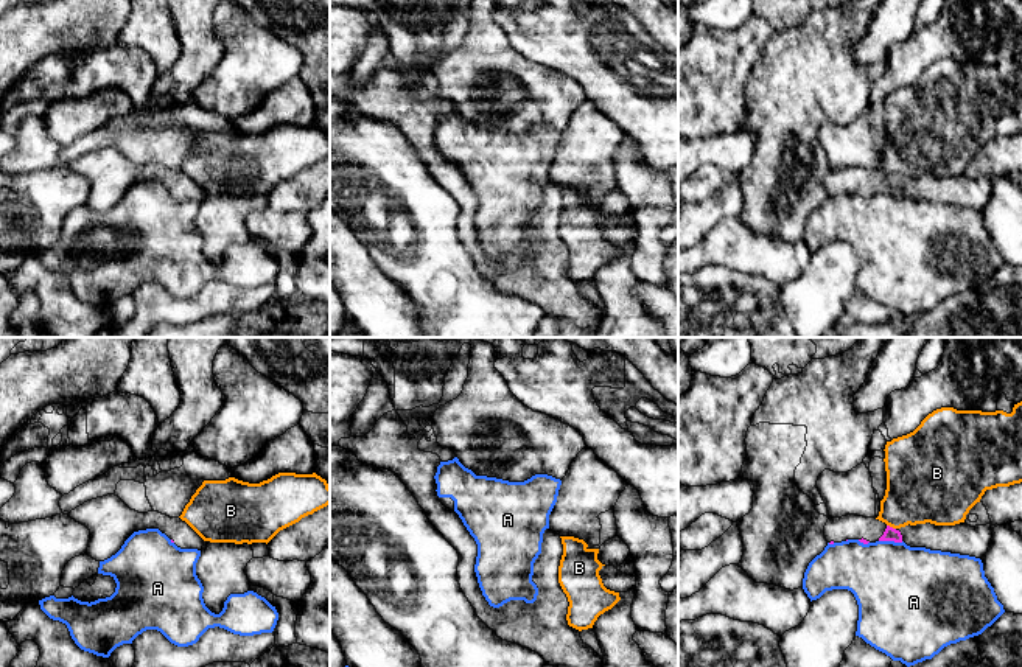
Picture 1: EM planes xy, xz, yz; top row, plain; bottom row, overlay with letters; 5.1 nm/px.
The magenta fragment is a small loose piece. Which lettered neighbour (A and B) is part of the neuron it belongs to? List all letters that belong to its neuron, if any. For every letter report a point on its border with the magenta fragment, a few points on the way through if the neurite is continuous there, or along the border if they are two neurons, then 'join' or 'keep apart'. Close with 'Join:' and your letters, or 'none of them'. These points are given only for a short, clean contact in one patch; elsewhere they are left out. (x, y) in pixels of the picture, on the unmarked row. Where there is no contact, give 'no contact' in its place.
A: yz (892, 192) | along yz (879, 192), (902, 193) | keep apart
B: yz (892, 179) | along yz (887, 176), (895, 181) | keep apart
Join: none of them

